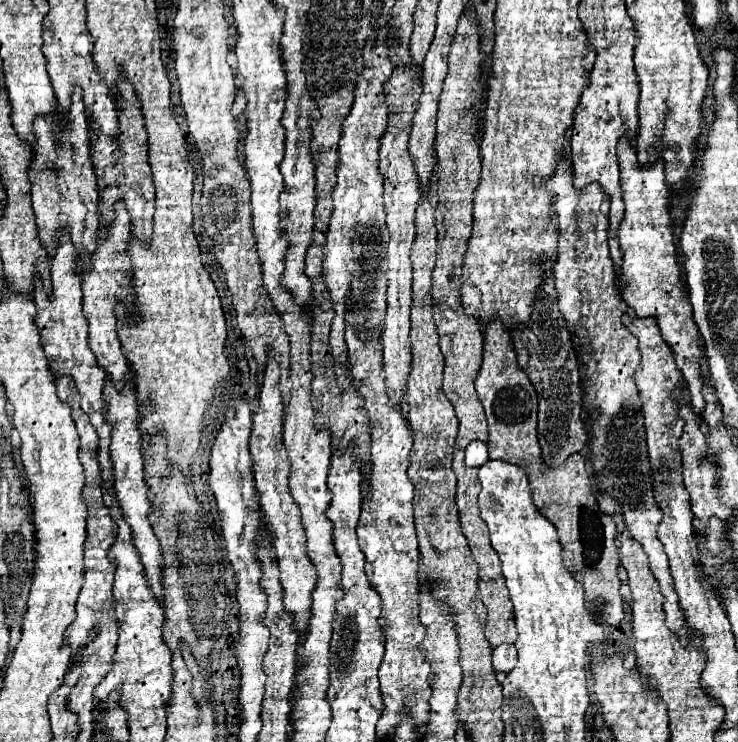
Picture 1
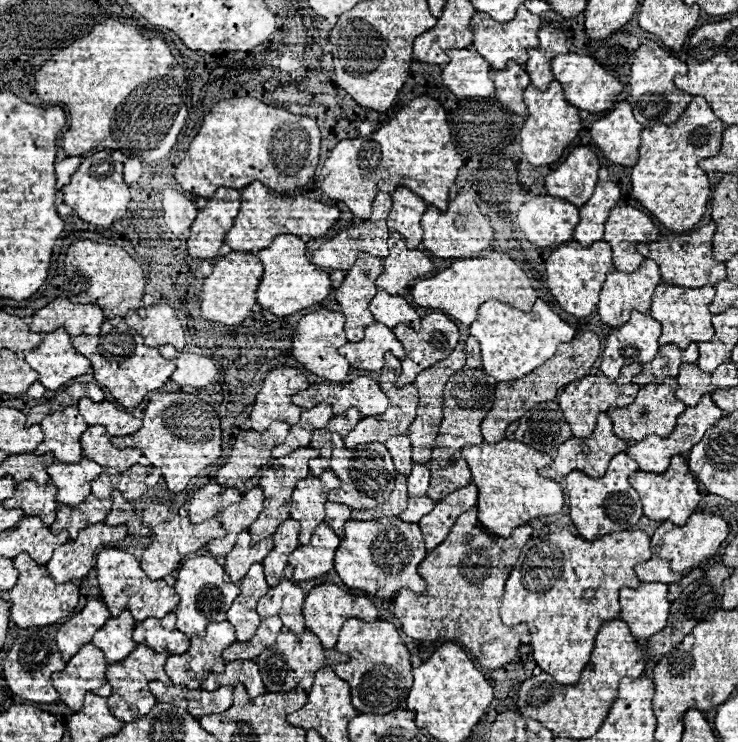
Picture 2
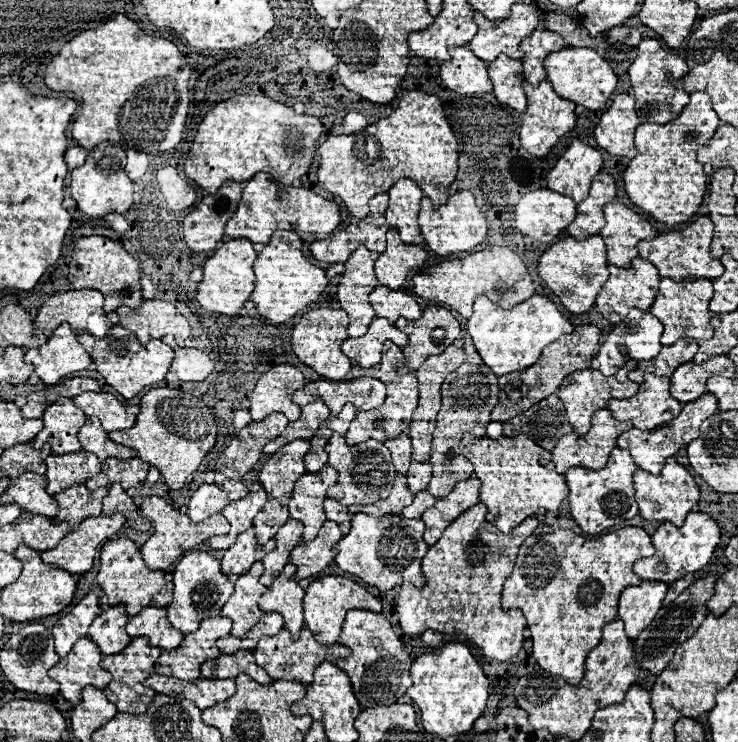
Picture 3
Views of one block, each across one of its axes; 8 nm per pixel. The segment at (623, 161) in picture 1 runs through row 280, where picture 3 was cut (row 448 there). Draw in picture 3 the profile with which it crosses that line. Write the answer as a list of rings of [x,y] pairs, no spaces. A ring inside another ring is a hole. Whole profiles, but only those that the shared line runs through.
[[[706,392],[706,394],[700,396],[698,400],[684,404],[680,416],[678,416],[676,420],[672,420],[670,426],[664,426],[664,428],[660,428],[660,430],[650,430],[650,432],[642,432],[642,430],[636,430],[636,428],[632,428],[630,432],[624,432],[624,434],[618,438],[618,448],[630,450],[630,454],[632,454],[632,458],[634,458],[634,462],[636,462],[636,466],[638,466],[640,470],[646,470],[646,472],[650,472],[650,474],[660,474],[660,470],[662,470],[662,466],[664,466],[664,460],[670,458],[670,456],[674,456],[684,444],[696,440],[698,430],[700,430],[700,424],[702,424],[708,416],[712,416],[712,414],[716,414],[716,412],[718,412],[716,398],[714,398],[710,392]]]

